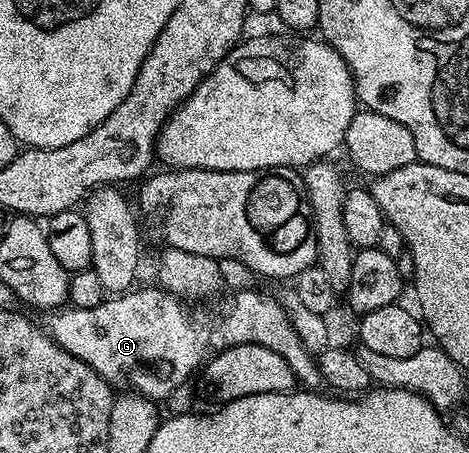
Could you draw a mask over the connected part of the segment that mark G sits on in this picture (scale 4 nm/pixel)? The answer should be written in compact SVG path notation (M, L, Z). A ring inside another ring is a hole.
M161 286L153 287L135 287L129 292L121 293L117 298L103 300L100 306L92 306L91 308L63 306L51 311L48 331L60 347L83 360L103 380L118 386L118 383L126 376L127 382L130 383L127 385L132 386L133 391L137 392L139 396L147 396L155 402L165 401L173 395L175 389L181 388L187 383L186 379L197 370L198 363L200 363L200 368L203 361L207 359L208 353L211 351L211 349L209 350L210 343L213 340L215 349L218 350L236 344L264 346L268 350L280 354L280 358L284 358L284 362L288 362L295 381L303 389L318 390L323 387L324 381L318 369L317 359L307 350L304 342L300 342L300 336L296 334L288 314L275 297L273 300L270 296L261 296L260 293L254 292L255 290L235 291L235 296L223 306L222 313L219 314L218 321L214 324L213 332L204 317L193 316L192 313L186 312L185 306L187 307L187 305L179 297L173 296L171 292Z

